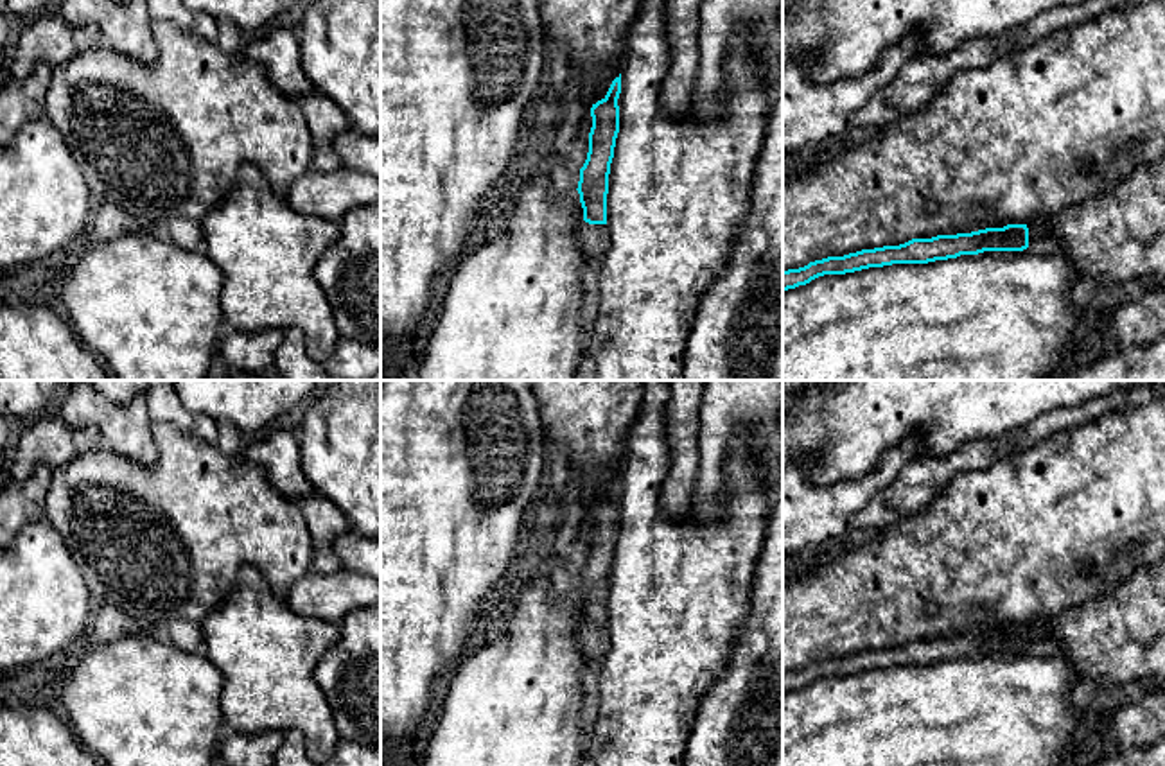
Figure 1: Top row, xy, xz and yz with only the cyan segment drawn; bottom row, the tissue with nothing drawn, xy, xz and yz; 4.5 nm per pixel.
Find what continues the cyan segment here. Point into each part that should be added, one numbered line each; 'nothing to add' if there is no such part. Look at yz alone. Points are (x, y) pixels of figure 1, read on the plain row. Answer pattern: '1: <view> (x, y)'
1: yz (1038, 644)

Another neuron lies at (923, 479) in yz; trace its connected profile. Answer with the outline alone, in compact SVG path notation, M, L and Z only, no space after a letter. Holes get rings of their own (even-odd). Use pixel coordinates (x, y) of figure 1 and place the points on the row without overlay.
M1117 389L1109 395L1084 400L1075 407L1045 413L1009 436L980 438L944 456L915 457L860 513L851 517L849 527L854 535L871 535L896 526L926 509L950 488L957 475L989 468L1003 456L1030 448L1059 431L1115 411L1131 391Z

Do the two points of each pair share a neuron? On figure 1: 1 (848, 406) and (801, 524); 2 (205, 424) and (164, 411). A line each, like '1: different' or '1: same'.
1: different
2: same

